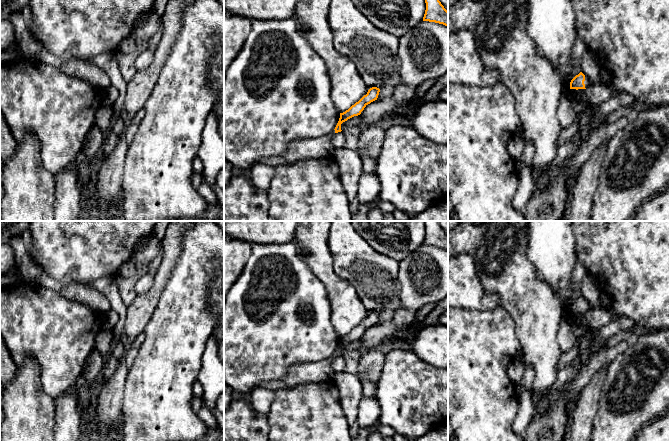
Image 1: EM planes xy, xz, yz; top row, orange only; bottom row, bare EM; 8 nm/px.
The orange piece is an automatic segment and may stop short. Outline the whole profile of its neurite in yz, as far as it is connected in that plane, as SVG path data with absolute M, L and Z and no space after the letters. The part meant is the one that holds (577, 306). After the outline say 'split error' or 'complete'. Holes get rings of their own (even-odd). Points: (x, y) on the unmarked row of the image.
M580 296L578 299L576 299L570 306L570 313L586 313L591 309L588 302L585 301L585 299Z; split error

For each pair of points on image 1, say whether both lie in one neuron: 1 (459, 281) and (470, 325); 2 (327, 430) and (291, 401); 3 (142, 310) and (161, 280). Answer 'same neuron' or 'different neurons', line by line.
1: different neurons
2: same neuron
3: same neuron

